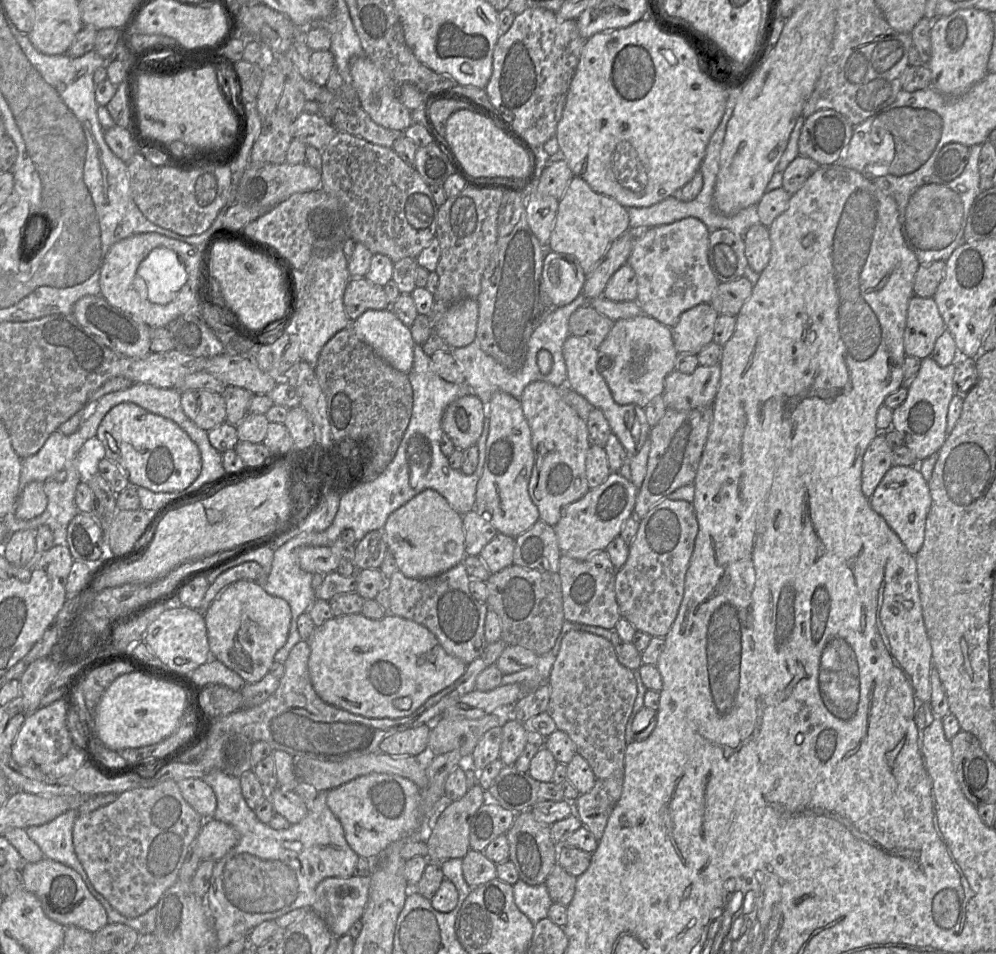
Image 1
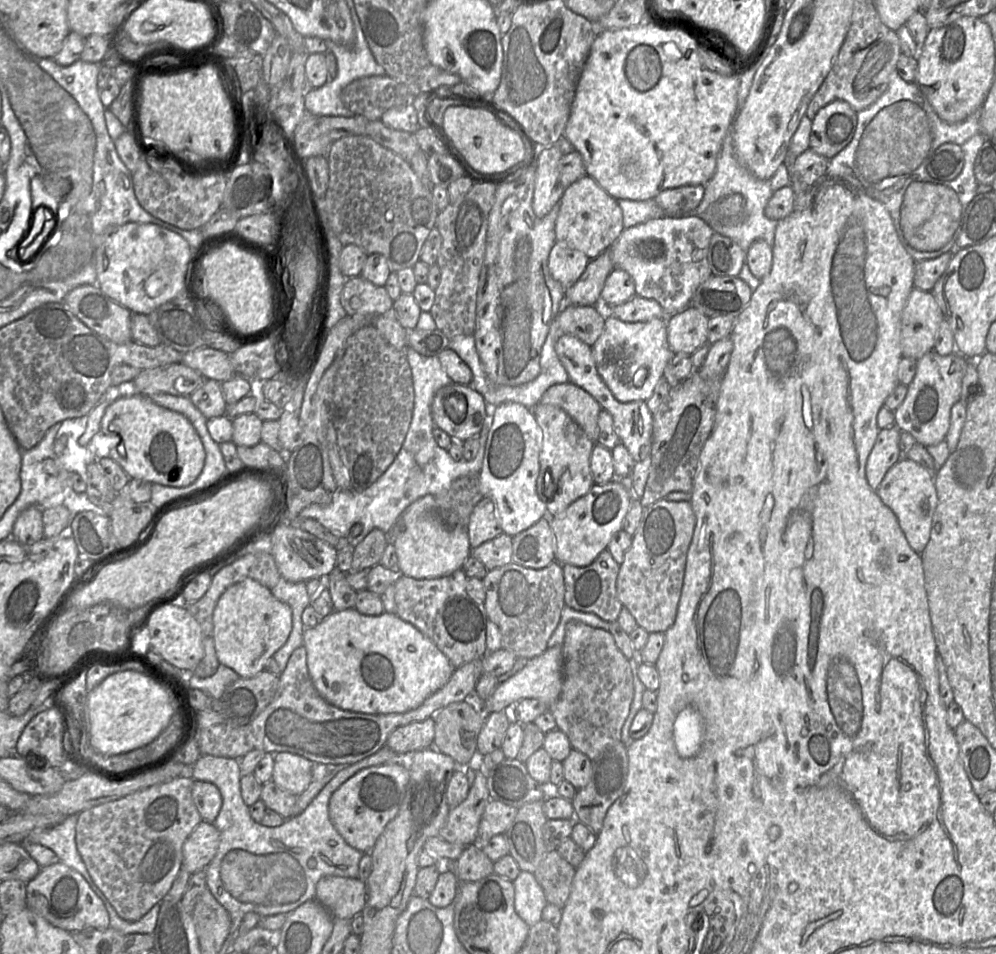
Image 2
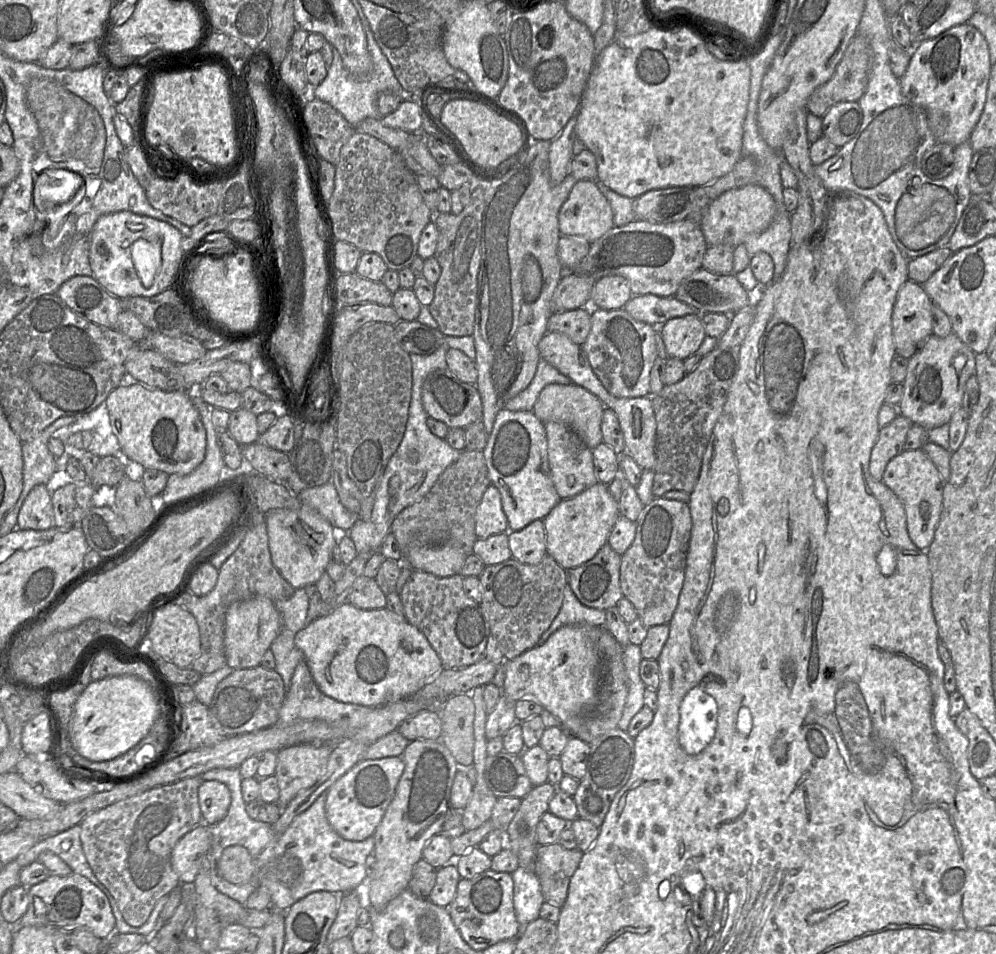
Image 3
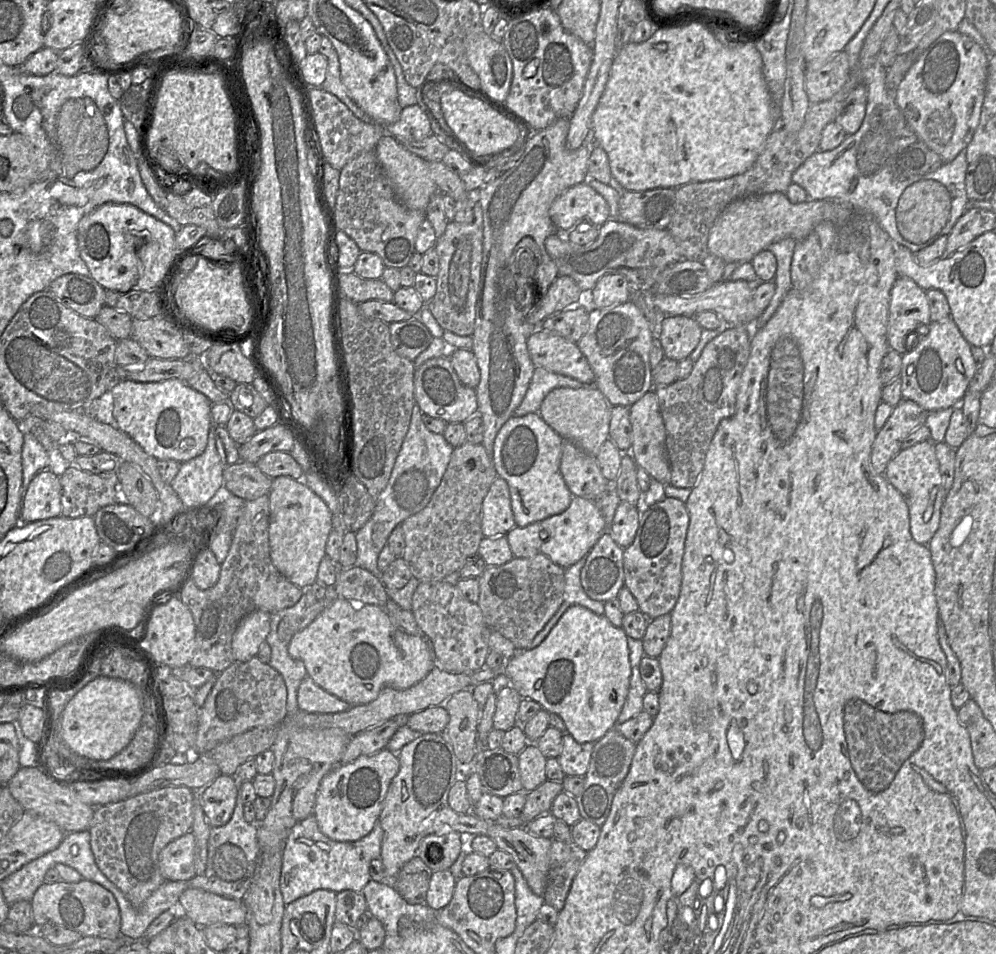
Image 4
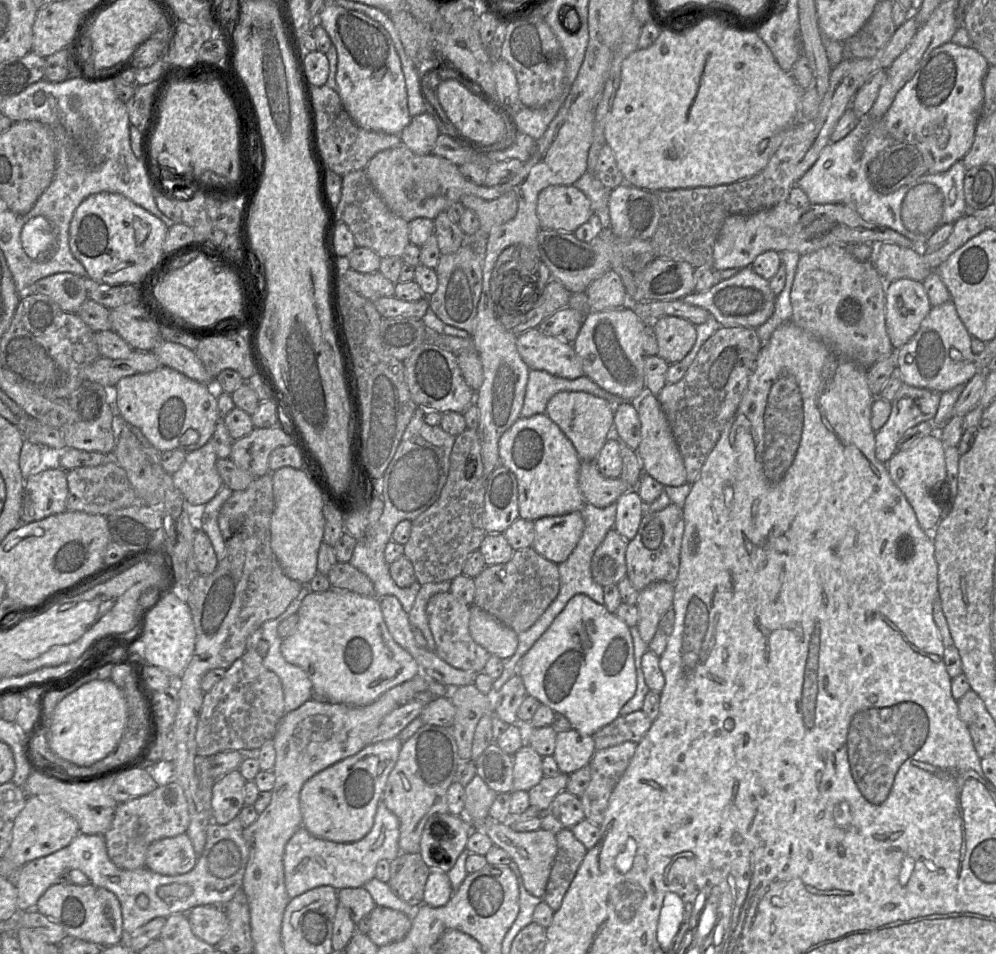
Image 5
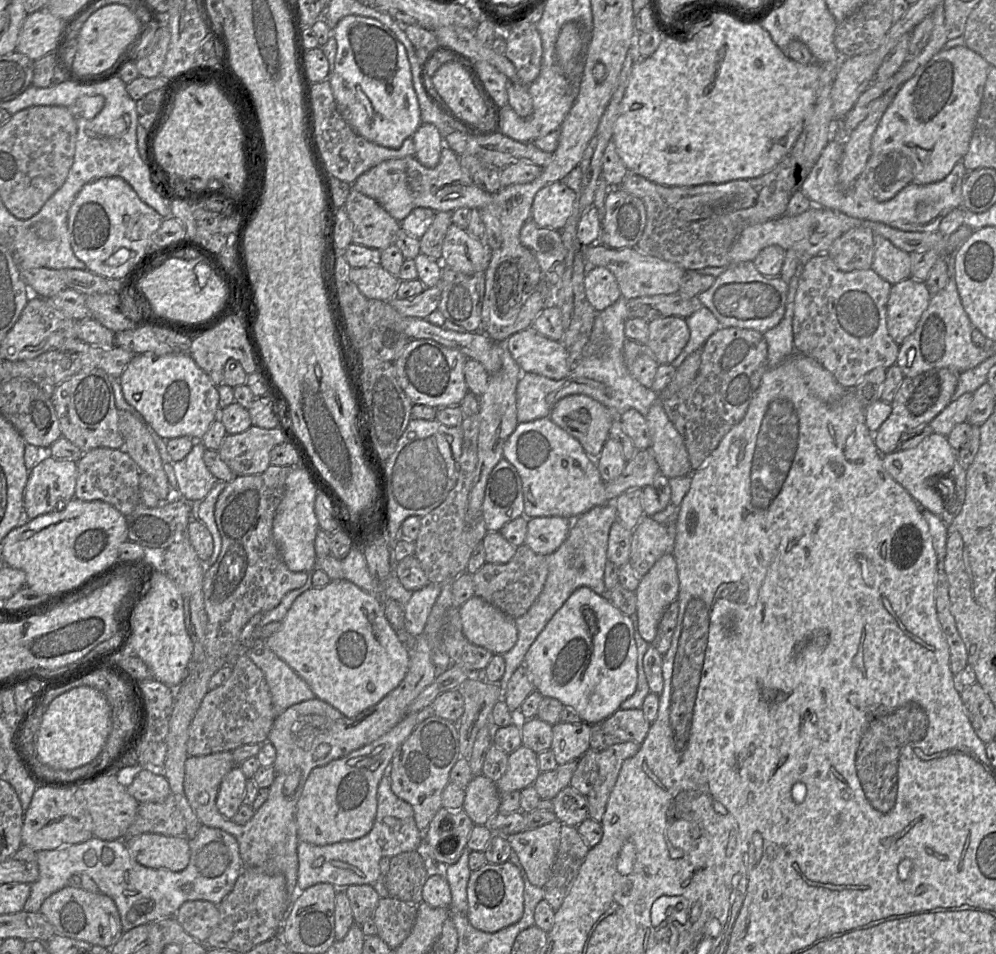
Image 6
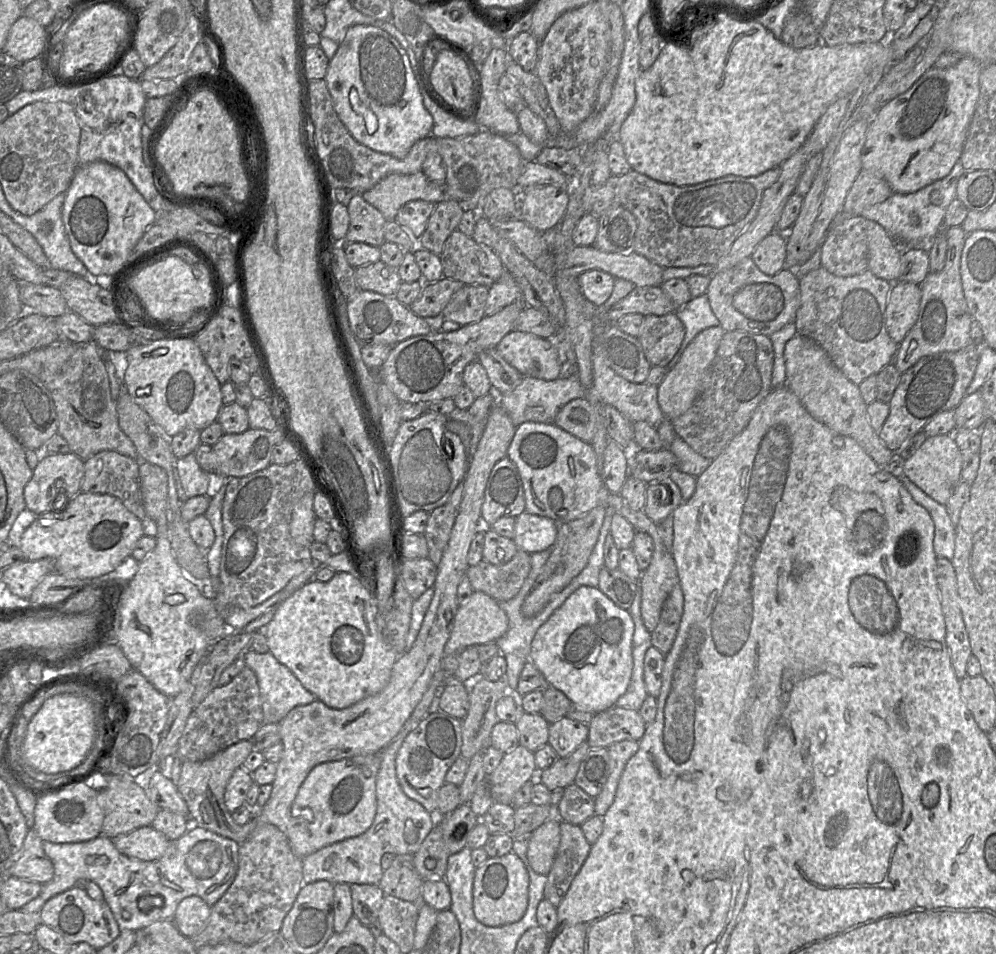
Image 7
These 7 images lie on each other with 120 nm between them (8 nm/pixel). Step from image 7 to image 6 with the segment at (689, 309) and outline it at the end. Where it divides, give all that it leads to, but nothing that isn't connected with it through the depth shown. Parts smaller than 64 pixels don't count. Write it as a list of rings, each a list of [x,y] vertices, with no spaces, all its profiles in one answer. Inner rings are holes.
[[[705,306],[698,307],[685,320],[690,330],[690,338],[679,356],[671,363],[675,368],[678,368],[691,353],[701,349],[705,341],[720,328],[717,318]]]

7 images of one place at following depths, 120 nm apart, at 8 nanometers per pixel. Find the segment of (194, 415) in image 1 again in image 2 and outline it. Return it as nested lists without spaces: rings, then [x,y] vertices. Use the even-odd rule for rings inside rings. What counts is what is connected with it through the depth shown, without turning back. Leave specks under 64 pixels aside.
[[[206,379],[189,395],[189,398],[207,419],[226,414],[227,404],[221,389],[221,382],[217,380]]]

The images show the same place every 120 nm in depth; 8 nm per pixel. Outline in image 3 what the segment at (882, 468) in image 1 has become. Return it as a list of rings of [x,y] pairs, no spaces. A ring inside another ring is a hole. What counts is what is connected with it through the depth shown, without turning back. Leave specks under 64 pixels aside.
[[[898,414],[893,421],[879,429],[869,462],[869,473],[874,480],[881,481],[888,462],[905,450],[906,436],[912,426],[910,419]]]

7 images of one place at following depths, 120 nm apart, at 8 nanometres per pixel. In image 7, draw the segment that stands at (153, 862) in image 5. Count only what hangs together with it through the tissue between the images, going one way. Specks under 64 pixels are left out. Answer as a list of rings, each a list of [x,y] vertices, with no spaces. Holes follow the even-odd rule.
[[[151,825],[137,828],[112,839],[117,850],[142,861],[155,861],[163,857],[170,840]]]

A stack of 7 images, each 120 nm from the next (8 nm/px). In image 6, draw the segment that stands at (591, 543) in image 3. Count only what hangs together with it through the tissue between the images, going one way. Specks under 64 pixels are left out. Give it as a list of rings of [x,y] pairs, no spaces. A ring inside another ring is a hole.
[[[564,517],[528,518],[524,544],[535,553],[547,556],[565,541],[572,521]]]

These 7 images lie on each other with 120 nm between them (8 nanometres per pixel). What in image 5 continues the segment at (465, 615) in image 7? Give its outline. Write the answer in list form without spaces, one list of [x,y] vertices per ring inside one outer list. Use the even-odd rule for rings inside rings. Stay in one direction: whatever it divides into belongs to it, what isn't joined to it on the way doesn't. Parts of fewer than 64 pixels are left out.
[[[475,604],[470,605],[469,631],[473,640],[491,655],[511,657],[518,646],[518,634]]]

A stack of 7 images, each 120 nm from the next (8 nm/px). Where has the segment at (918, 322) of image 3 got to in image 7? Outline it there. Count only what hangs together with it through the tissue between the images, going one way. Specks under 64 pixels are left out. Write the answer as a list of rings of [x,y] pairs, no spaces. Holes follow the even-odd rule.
[[[896,281],[892,283],[886,305],[886,329],[897,344],[916,323],[922,292],[920,284]]]

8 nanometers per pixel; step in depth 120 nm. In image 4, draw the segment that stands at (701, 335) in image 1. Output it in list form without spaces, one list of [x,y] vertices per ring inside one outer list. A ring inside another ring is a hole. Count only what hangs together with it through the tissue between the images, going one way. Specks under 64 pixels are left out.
[[[666,315],[662,318],[660,342],[665,357],[681,361],[690,356],[702,335],[702,327],[693,316]]]

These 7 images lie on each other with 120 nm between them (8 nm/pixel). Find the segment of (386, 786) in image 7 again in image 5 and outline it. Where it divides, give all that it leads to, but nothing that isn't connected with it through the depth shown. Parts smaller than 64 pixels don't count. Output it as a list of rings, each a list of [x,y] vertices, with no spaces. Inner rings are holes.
[[[381,800],[370,832],[357,842],[336,843],[318,838],[303,826],[297,829],[285,846],[283,865],[285,887],[290,899],[320,886],[332,886],[336,890],[364,887],[376,906],[403,912],[412,921],[419,906],[411,906],[397,897],[389,885],[375,878],[380,860],[392,861],[401,854],[399,848],[400,822]]]

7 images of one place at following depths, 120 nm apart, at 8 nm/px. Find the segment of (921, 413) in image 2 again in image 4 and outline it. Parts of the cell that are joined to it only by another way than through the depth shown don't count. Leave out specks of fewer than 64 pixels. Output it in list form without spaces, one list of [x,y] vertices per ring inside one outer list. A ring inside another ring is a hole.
[[[951,317],[931,322],[929,333],[919,332],[911,350],[902,356],[902,399],[917,403],[927,412],[959,406],[978,366],[972,356],[971,345]]]

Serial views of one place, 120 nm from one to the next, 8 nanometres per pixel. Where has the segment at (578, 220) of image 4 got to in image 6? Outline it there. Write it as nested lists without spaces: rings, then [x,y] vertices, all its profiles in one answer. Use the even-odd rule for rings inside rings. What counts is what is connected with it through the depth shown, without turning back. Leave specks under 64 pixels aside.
[[[553,182],[535,195],[531,219],[539,227],[561,230],[573,211],[577,193],[564,183]]]

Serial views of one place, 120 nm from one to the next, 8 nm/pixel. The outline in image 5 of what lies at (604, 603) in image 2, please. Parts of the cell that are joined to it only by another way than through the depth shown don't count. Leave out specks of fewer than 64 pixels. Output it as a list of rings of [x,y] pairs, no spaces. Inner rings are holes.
[[[614,528],[608,531],[591,560],[591,575],[597,584],[617,585],[626,576],[627,543]]]

